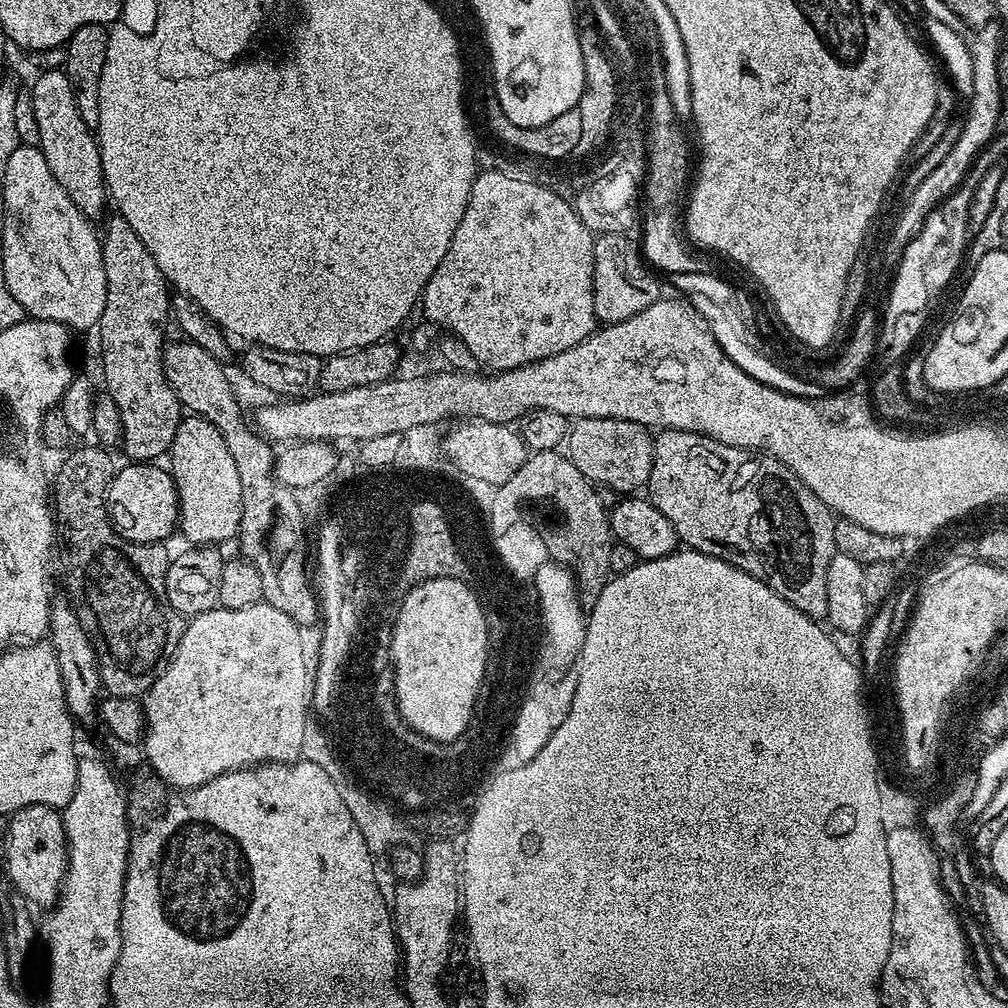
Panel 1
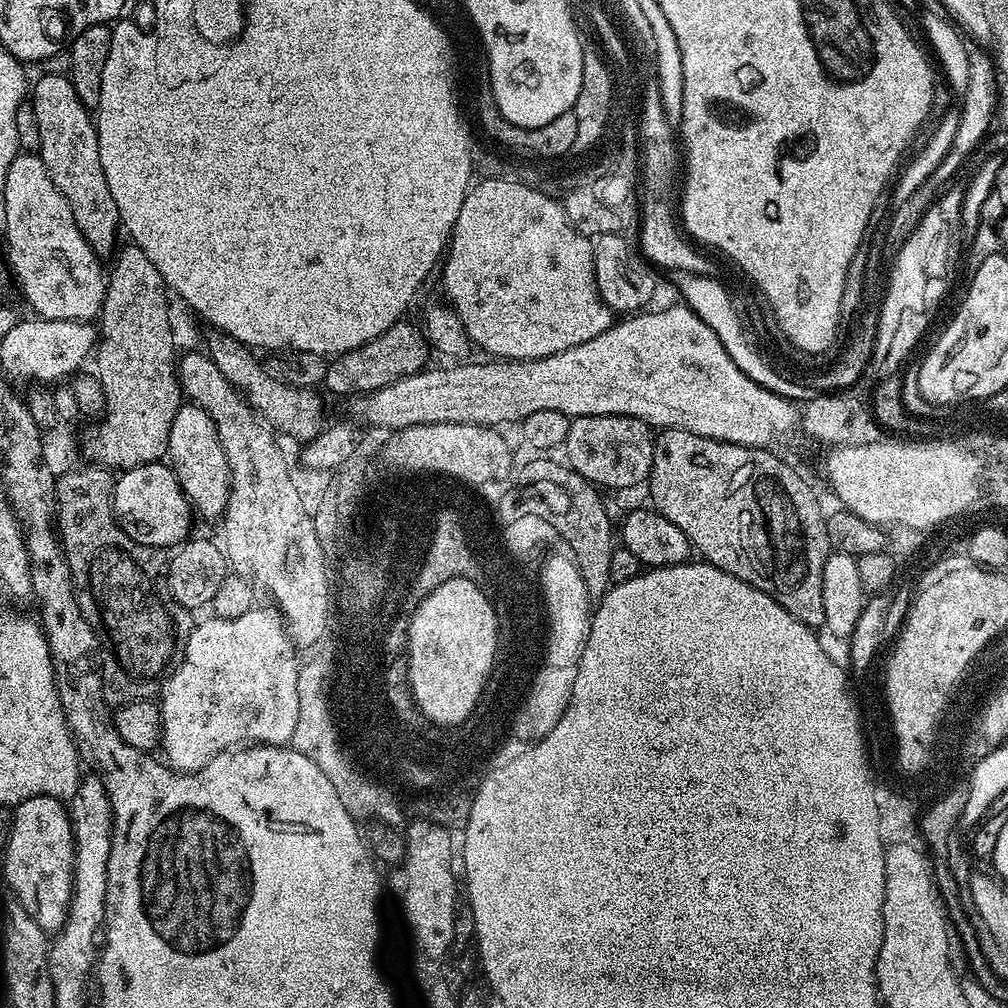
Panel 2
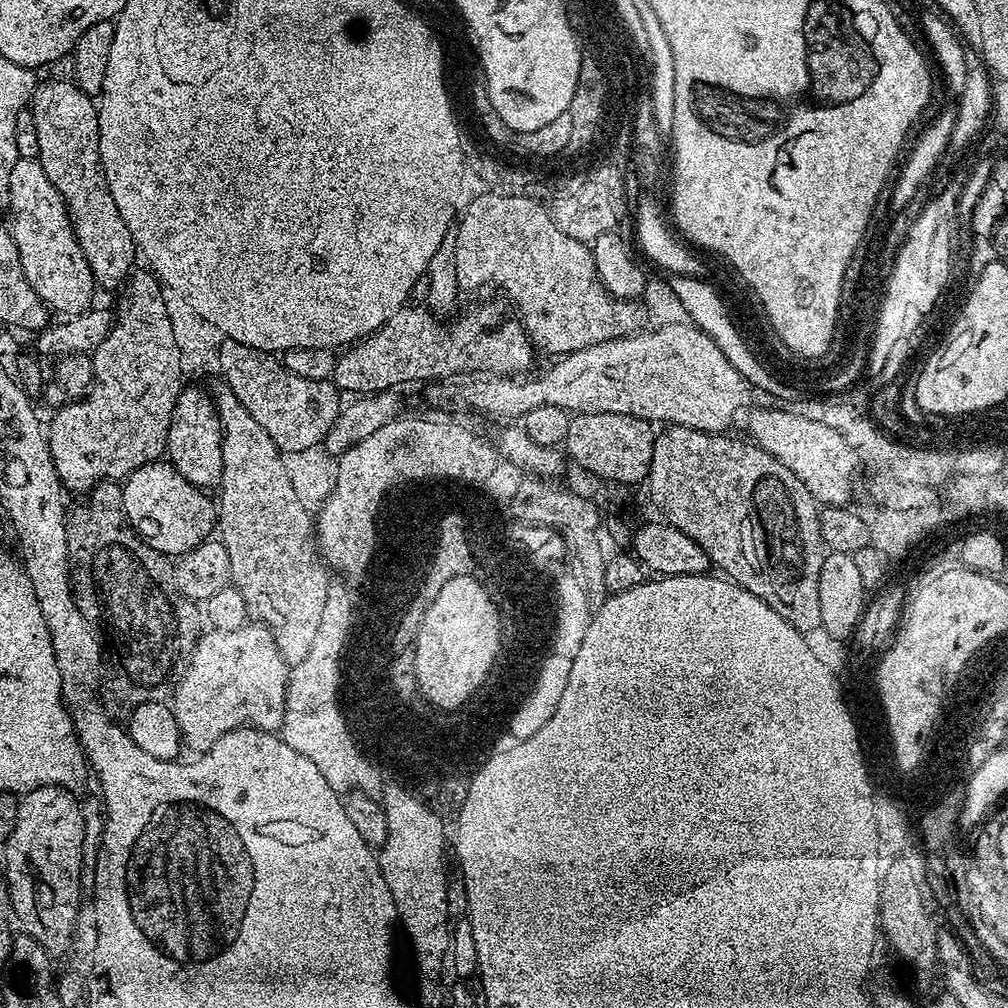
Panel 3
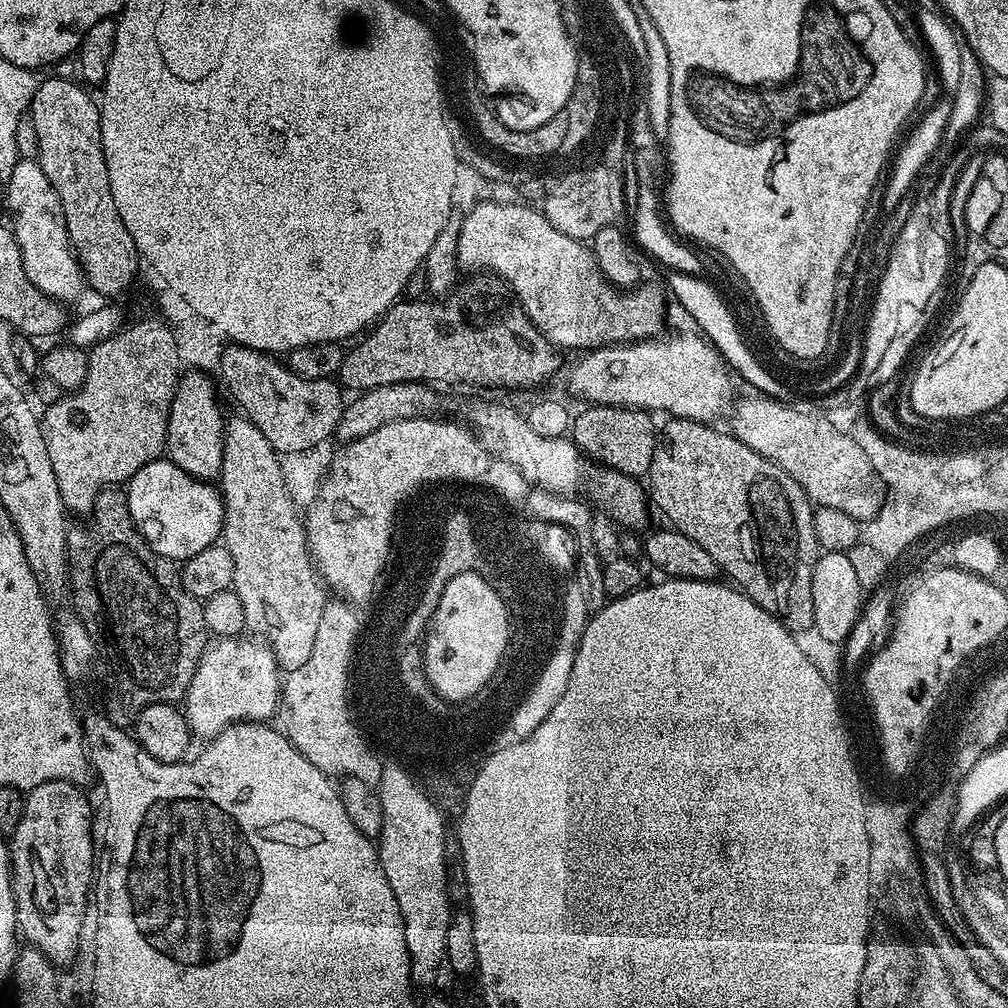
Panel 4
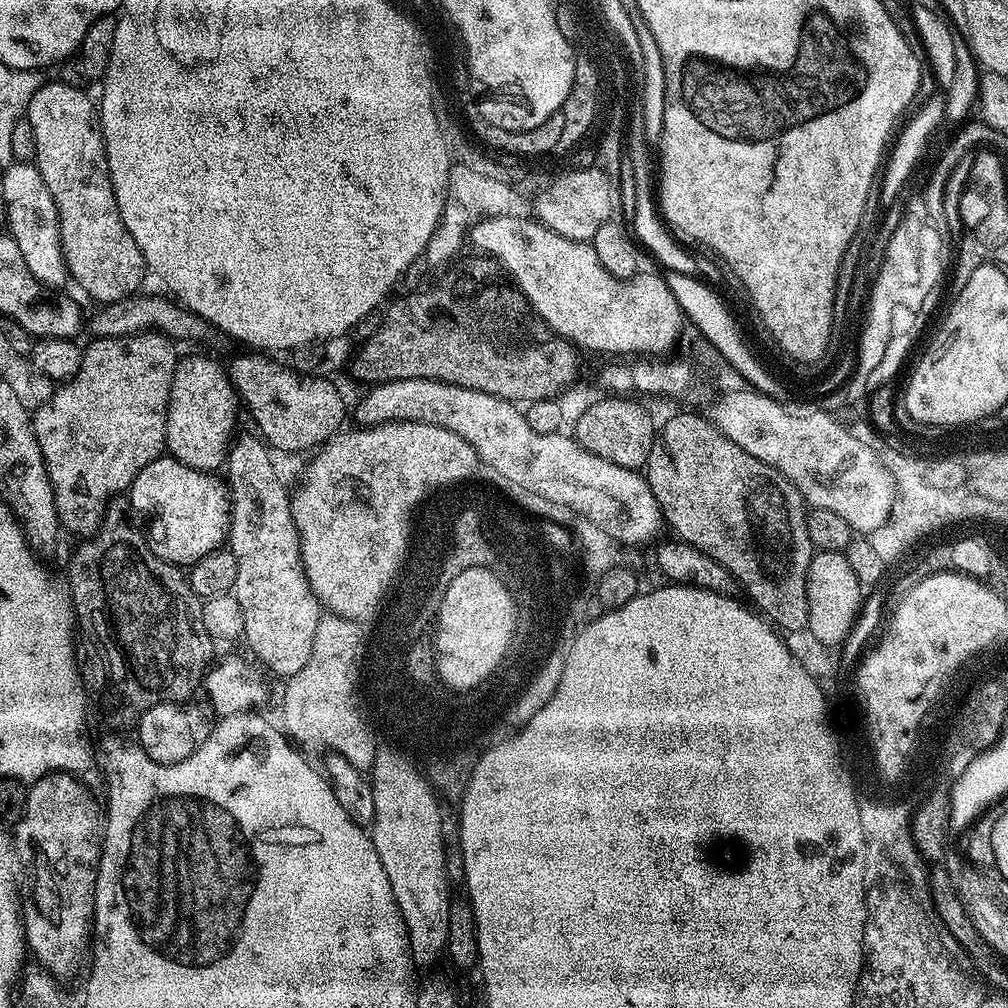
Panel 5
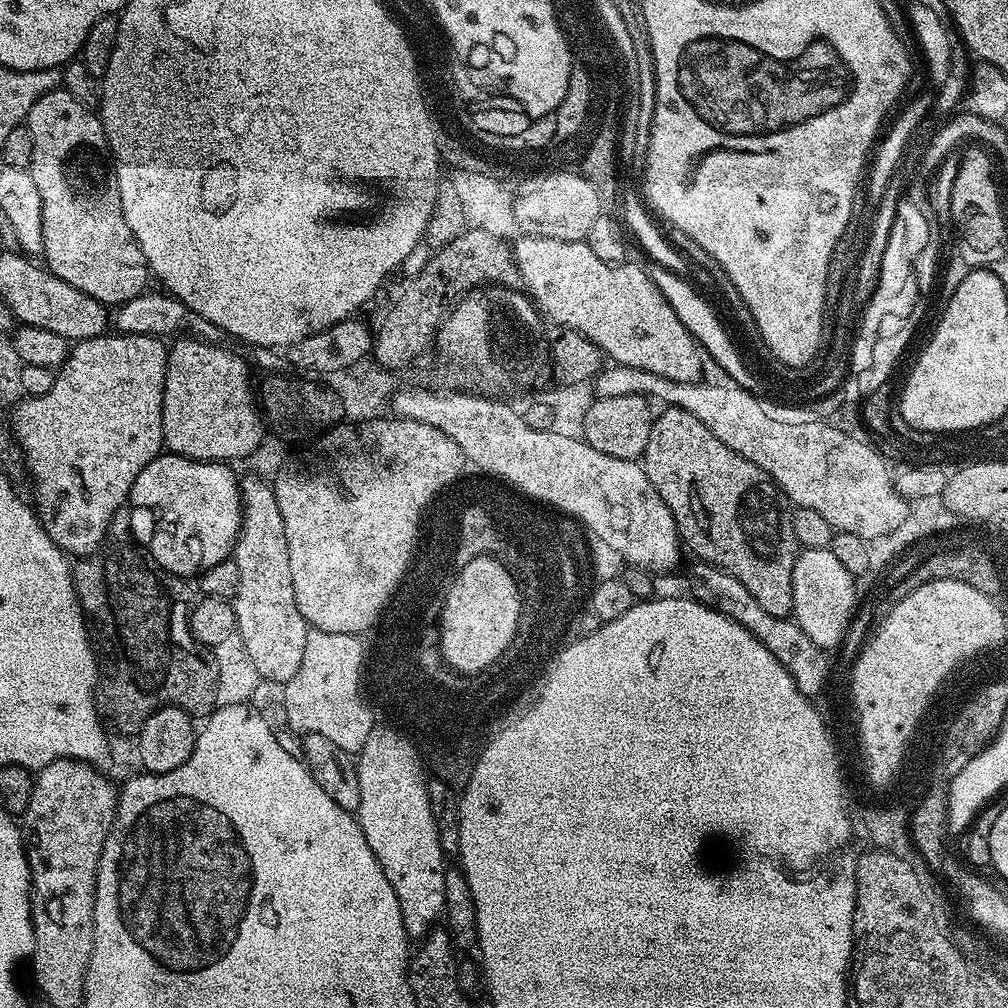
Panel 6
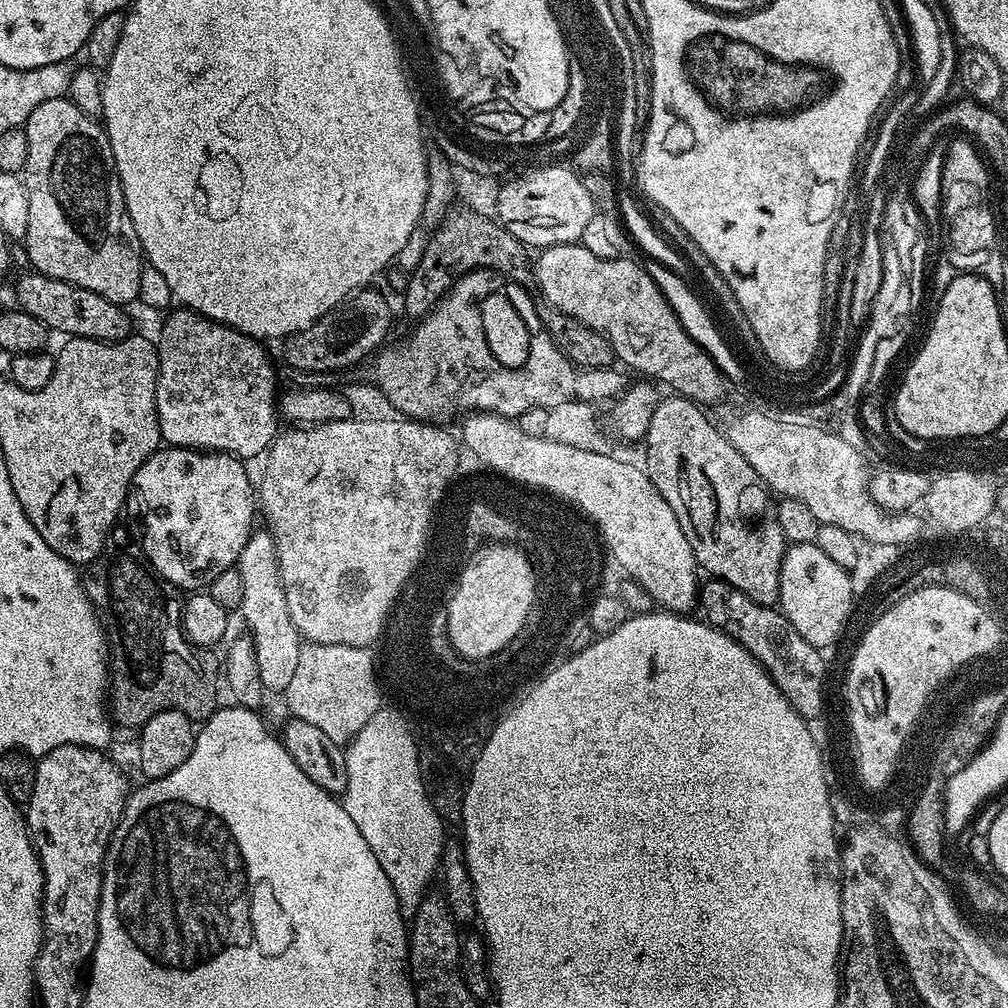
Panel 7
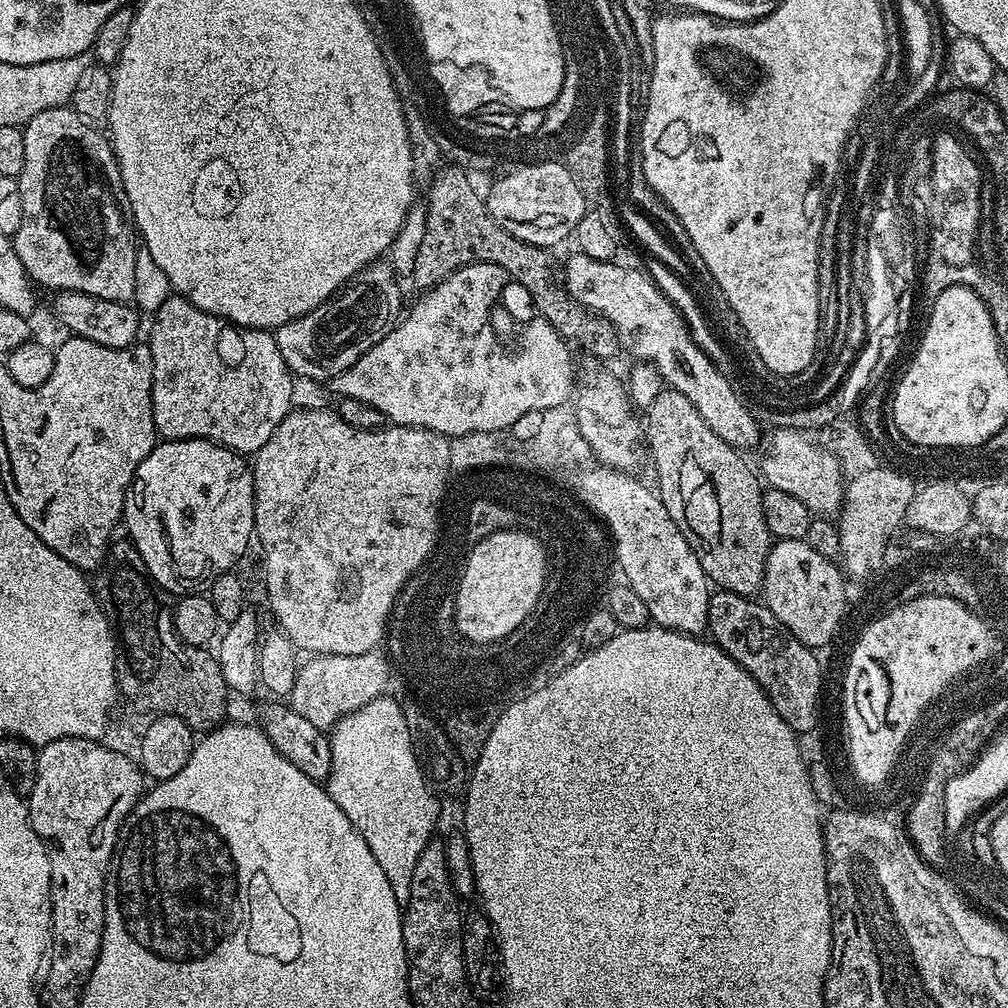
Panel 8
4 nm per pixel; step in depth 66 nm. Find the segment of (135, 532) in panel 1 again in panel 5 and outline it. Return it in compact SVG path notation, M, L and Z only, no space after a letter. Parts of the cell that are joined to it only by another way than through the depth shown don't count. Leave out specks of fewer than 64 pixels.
M162 454L134 478L130 504L140 512L152 512L152 529L146 539L158 558L177 566L191 566L216 551L228 539L232 502L227 483L219 475L186 466Z

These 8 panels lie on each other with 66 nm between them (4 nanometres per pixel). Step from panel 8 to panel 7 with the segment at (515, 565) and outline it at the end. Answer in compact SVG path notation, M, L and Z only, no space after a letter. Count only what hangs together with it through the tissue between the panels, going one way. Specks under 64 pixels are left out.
M489 543L473 553L468 573L460 570L449 599L452 637L461 651L473 656L484 655L504 644L516 632L525 609L538 593L537 569L532 569L523 551L523 547L514 543Z

